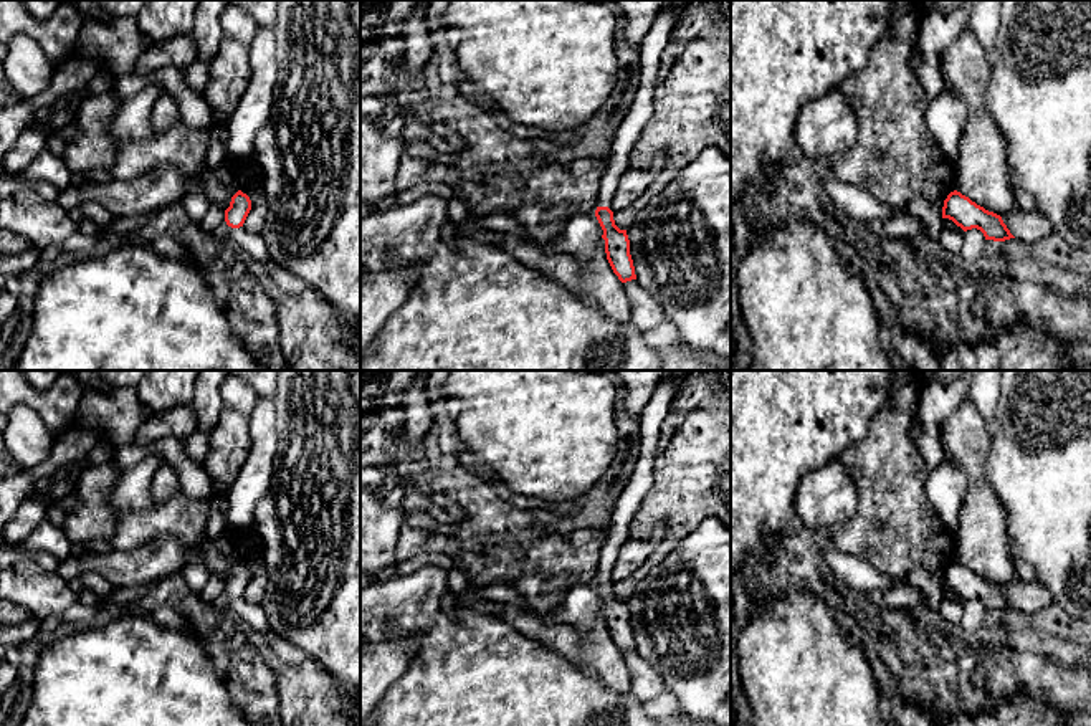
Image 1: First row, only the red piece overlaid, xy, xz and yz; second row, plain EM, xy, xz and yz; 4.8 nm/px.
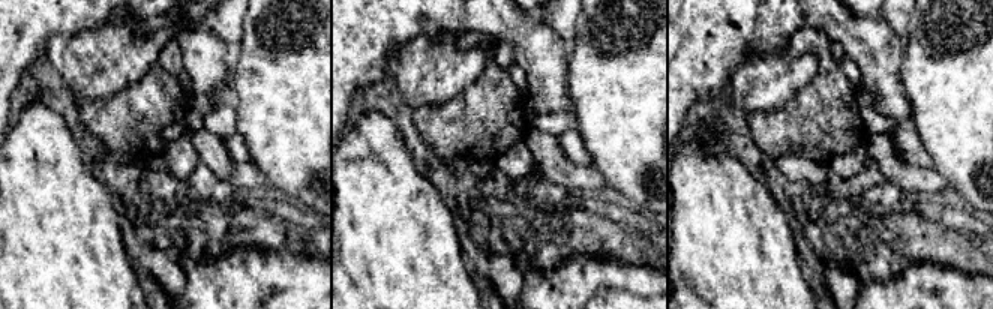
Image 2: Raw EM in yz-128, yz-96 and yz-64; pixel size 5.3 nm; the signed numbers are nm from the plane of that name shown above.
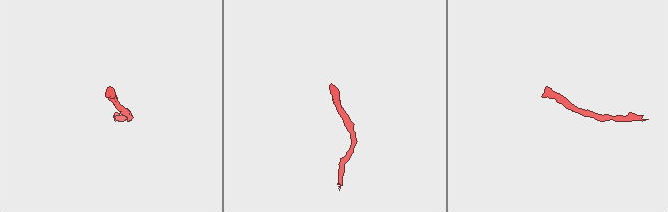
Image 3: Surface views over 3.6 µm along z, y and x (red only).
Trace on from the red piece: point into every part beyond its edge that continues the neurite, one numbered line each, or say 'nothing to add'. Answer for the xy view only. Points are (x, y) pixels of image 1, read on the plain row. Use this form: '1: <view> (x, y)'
nothing to add

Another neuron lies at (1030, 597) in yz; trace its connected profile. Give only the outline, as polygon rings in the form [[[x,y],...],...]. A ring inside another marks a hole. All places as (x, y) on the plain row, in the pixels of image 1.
[[[1007,582],[1000,585],[1010,604],[1023,612],[1035,614],[1045,610],[1050,604],[1050,592],[1040,582]]]

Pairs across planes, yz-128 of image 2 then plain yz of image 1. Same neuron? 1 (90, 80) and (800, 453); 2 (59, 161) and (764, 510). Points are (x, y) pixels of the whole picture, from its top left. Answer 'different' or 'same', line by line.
1: different
2: different

